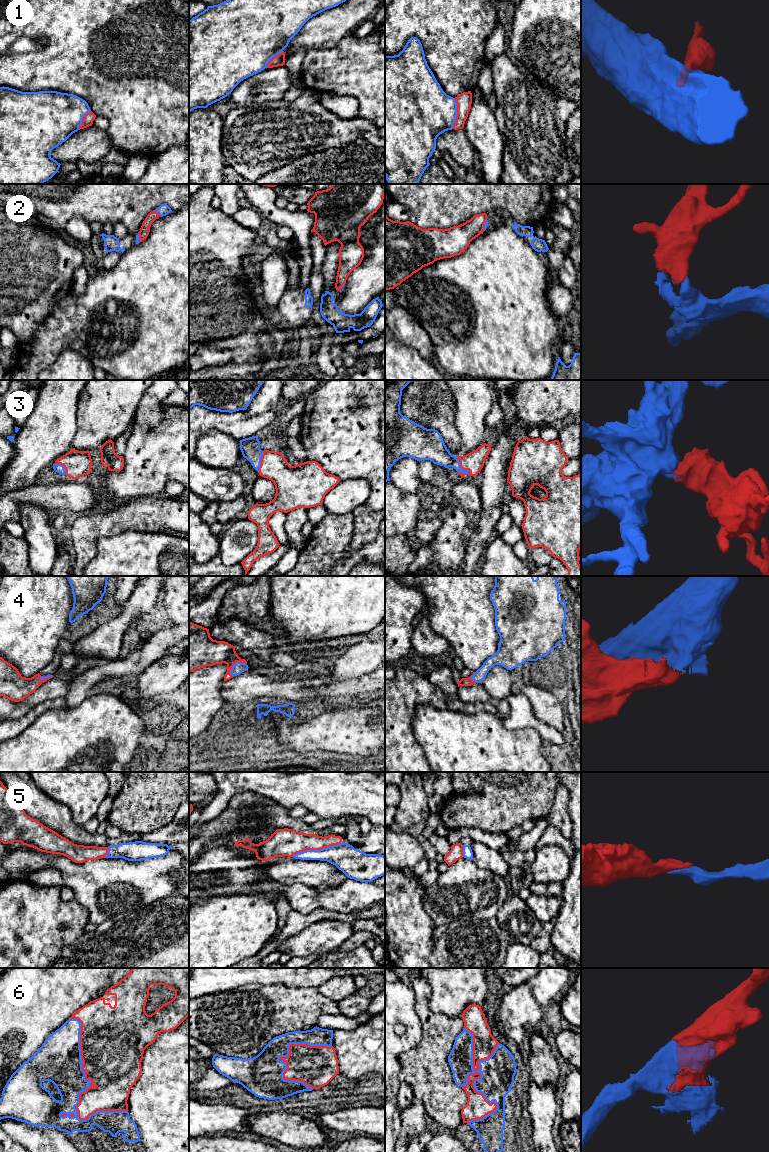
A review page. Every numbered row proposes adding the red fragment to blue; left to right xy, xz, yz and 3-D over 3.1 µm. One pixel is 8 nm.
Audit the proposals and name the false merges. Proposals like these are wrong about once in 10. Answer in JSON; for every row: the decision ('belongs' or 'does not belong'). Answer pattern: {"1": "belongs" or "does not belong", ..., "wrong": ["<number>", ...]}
{"1": "belongs", "2": "belongs", "3": "belongs", "4": "belongs", "5": "belongs", "6": "belongs", "wrong": []}

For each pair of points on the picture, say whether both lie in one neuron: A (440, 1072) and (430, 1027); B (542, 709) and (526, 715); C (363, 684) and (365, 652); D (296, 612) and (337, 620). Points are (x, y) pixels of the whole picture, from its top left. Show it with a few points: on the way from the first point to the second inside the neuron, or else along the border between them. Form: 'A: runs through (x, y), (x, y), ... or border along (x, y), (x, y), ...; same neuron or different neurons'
A: runs through (434, 1061), (434, 1038); same neuron
B: border along (520, 692), (527, 698), (533, 714), (551, 727); different neurons
C: border along (374, 670), (357, 677), (341, 680); different neurons
D: runs through (306, 612), (327, 612); same neuron

